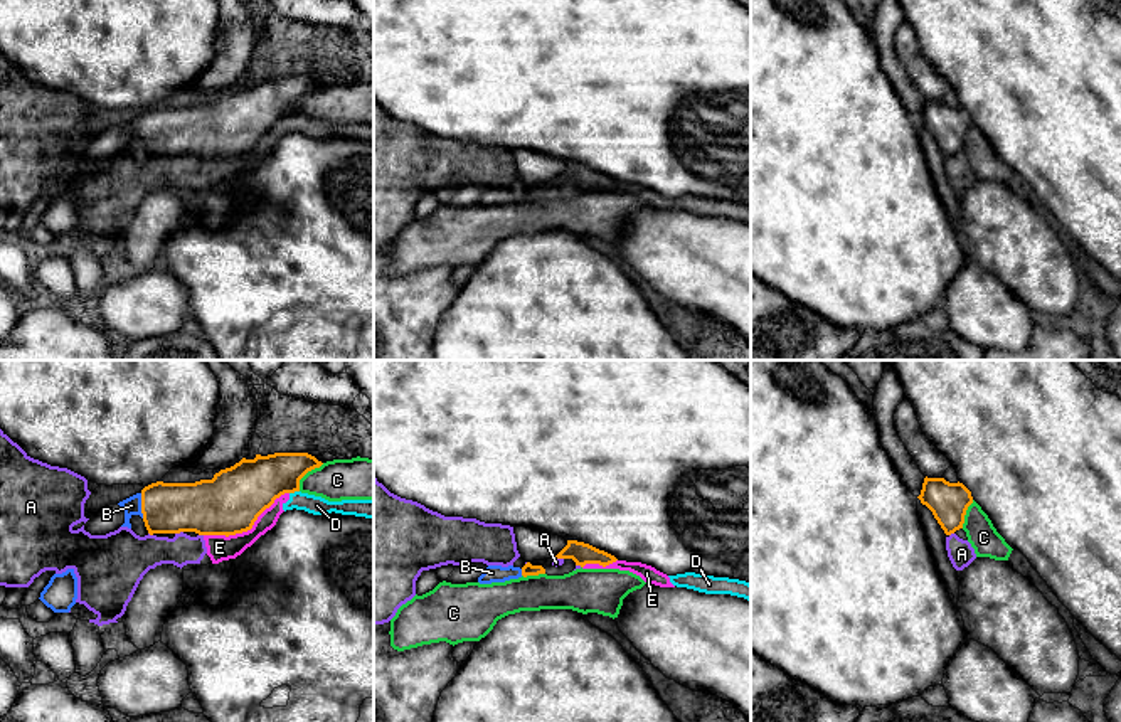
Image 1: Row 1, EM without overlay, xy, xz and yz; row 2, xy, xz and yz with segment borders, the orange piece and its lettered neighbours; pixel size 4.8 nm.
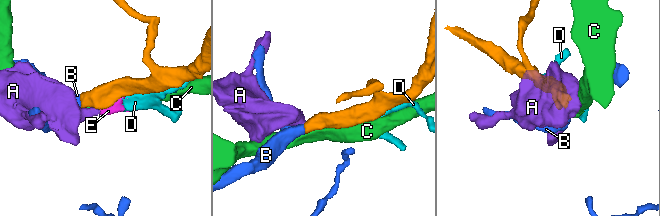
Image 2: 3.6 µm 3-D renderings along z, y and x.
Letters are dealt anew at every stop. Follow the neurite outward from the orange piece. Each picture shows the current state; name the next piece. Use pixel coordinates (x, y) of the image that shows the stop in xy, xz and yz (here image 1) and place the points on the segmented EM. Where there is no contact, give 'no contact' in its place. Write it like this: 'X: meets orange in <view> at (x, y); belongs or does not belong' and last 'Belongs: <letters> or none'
A: meets orange in xy at (179, 532); does not belong
B: meets orange in xy at (142, 505); belongs
C: meets orange in xy at (307, 472); does not belong
D: meets orange in xy at (293, 492); does not belong
E: meets orange in xy at (248, 529); does not belong
Belongs: B

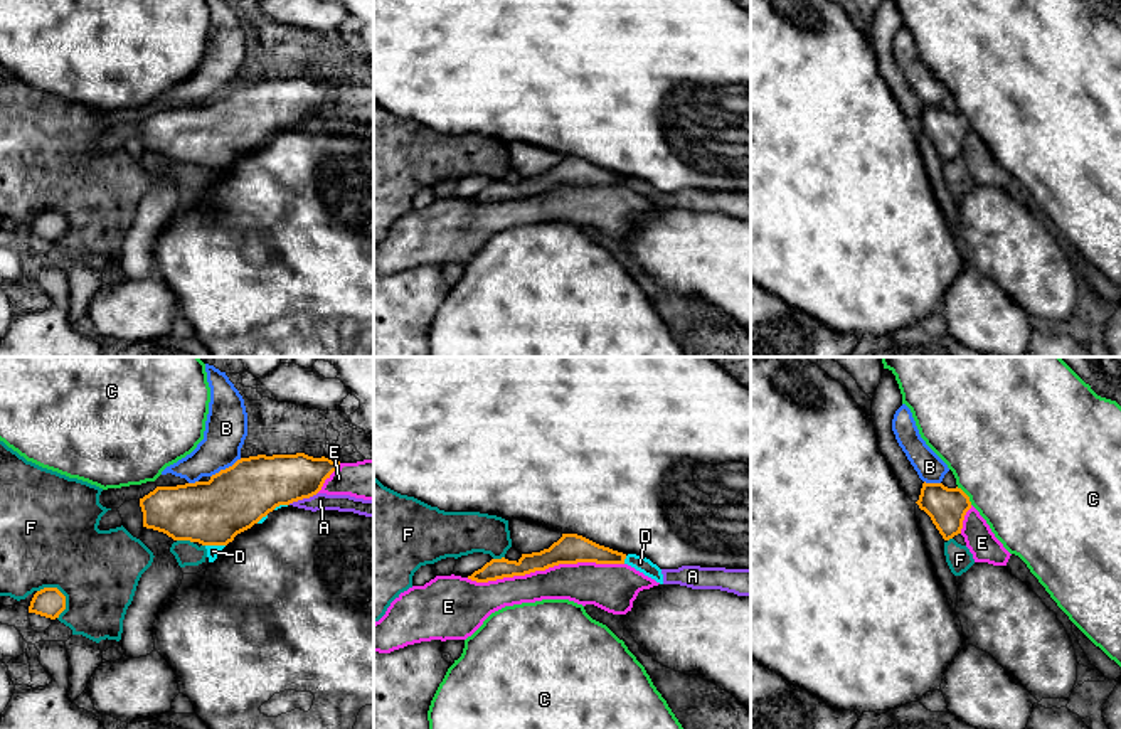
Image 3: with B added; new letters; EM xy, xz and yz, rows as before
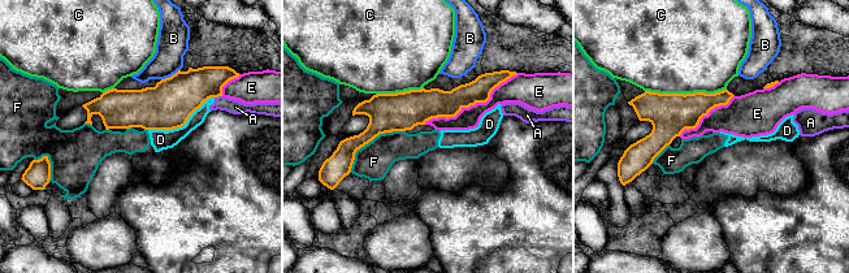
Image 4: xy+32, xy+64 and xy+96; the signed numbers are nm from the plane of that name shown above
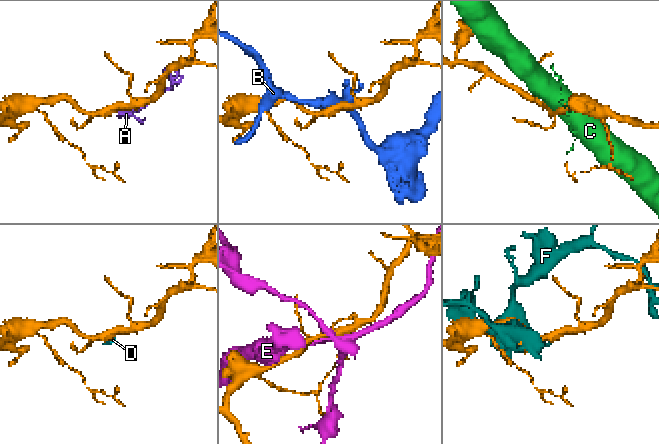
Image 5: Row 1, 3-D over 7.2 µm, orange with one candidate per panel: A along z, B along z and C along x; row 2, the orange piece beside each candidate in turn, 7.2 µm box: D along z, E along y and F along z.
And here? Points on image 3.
A: meets orange in xy at (302, 499); does not belong
B: meets orange in xy at (226, 468); does not belong
C: meets orange in yz at (966, 495); does not belong
D: meets orange in xy at (216, 544); does not belong
E: meets orange in xz at (544, 569); does not belong
F: meets orange in xy at (63, 595); does not belong
Belongs: none

